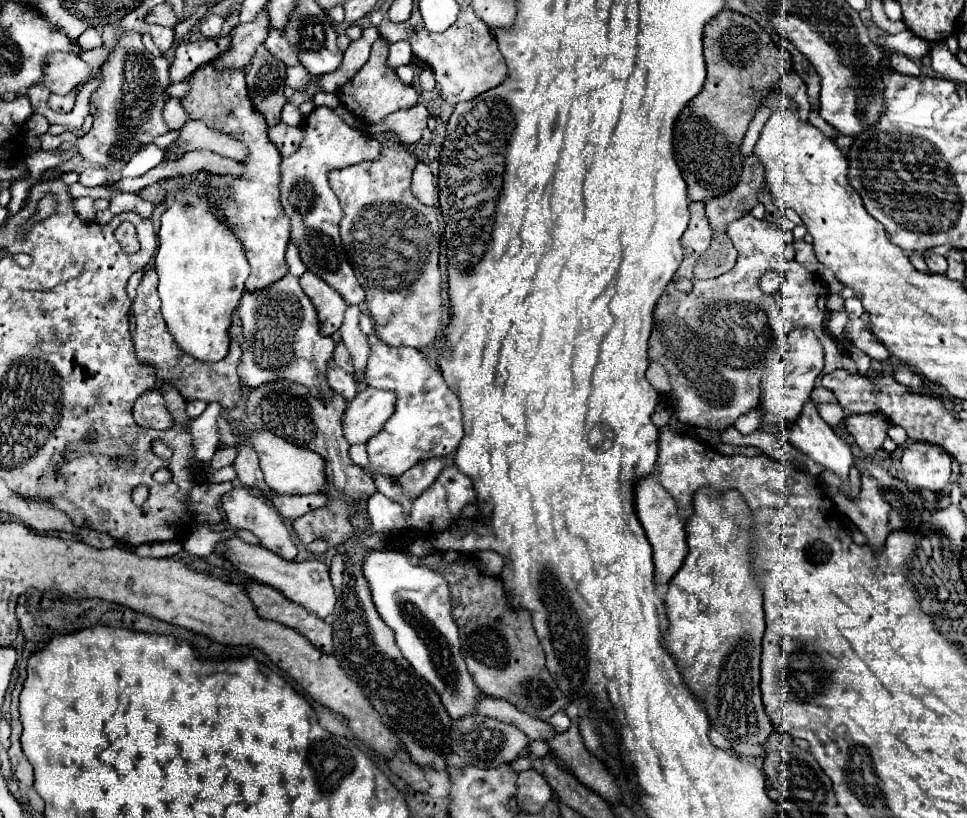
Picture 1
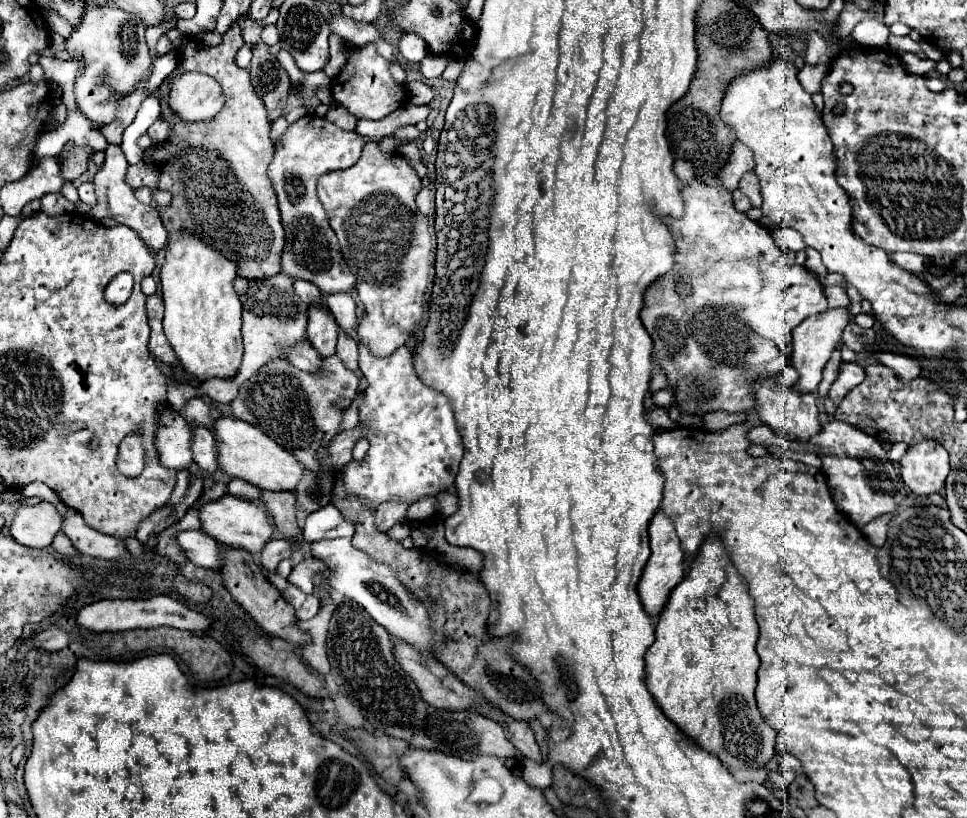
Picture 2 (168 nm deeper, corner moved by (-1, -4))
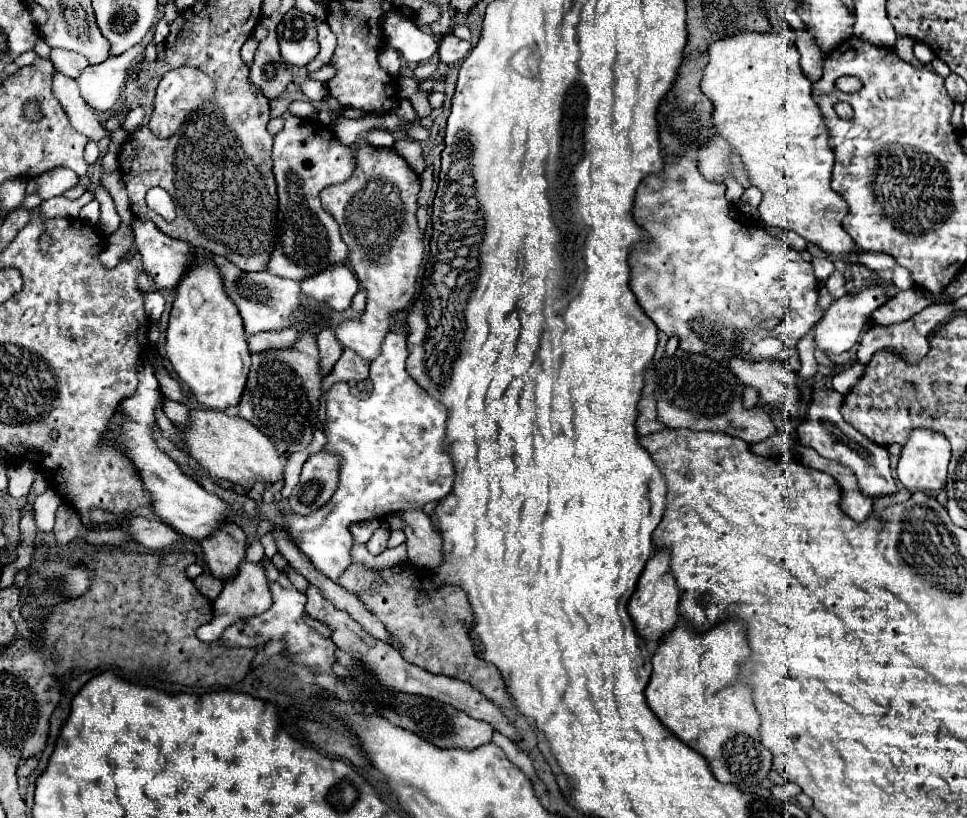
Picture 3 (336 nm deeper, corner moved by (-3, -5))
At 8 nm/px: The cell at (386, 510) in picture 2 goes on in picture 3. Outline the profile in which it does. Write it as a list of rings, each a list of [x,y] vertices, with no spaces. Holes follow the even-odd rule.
[[[375,529],[375,533],[371,535],[371,539],[367,541],[367,549],[371,555],[379,555],[381,551],[387,549],[387,541],[389,541],[389,529]]]

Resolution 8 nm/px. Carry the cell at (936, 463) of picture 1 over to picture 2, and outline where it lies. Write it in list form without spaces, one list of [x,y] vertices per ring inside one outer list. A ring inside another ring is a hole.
[[[923,440],[909,446],[899,464],[901,480],[919,496],[929,496],[945,486],[945,478],[949,474],[949,454],[935,440]]]

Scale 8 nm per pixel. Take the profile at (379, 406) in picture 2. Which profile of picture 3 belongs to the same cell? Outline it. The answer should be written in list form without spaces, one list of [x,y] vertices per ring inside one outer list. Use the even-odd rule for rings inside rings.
[[[389,333],[383,341],[381,355],[370,365],[370,379],[373,383],[369,399],[357,399],[351,395],[347,383],[337,383],[327,393],[327,451],[341,455],[341,473],[339,473],[339,487],[333,499],[321,507],[317,513],[307,517],[289,515],[285,517],[287,529],[301,545],[301,551],[311,559],[311,563],[327,575],[331,581],[339,581],[343,571],[353,563],[351,549],[355,545],[353,537],[349,535],[349,525],[357,521],[382,519],[389,513],[399,513],[407,509],[423,509],[429,501],[443,499],[455,481],[455,465],[445,447],[445,421],[447,409],[441,401],[431,397],[421,385],[417,385],[405,371],[407,361],[407,347],[403,333]]]

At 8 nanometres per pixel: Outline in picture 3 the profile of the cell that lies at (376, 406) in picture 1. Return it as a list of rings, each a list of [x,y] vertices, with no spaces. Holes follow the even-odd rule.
[[[323,449],[309,455],[303,465],[301,479],[289,497],[291,511],[297,515],[311,515],[319,511],[319,507],[327,505],[339,485],[339,469],[341,457],[337,453]]]

